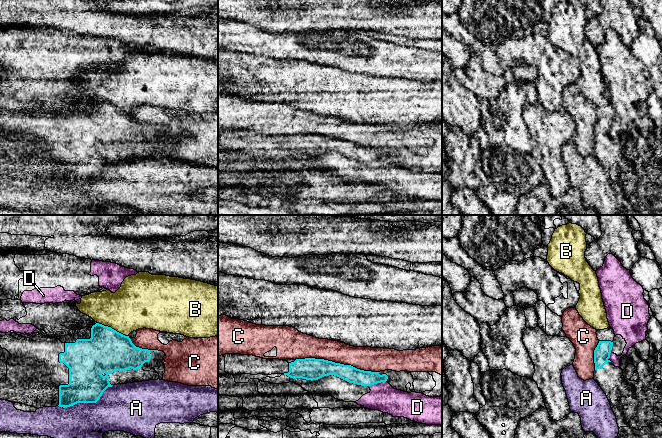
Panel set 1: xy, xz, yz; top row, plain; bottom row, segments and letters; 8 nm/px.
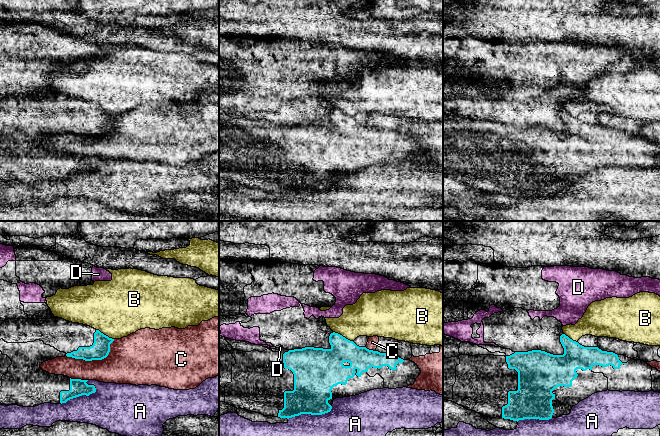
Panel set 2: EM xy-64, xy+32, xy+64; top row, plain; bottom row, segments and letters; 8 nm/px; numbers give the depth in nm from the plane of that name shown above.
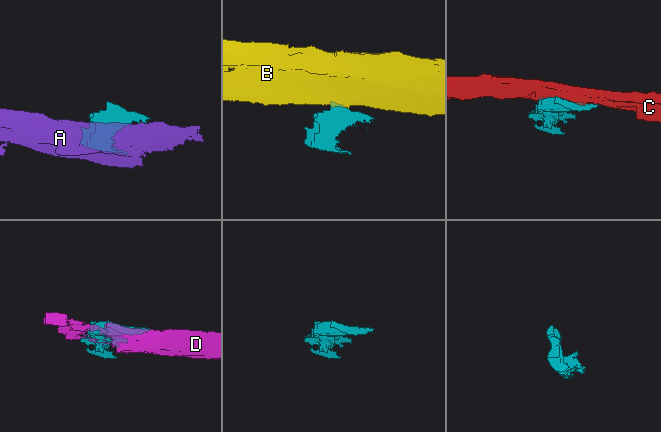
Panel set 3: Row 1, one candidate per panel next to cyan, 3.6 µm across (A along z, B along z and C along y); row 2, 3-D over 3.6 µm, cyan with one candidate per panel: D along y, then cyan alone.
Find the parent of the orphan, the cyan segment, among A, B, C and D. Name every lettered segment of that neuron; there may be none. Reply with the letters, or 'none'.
none

